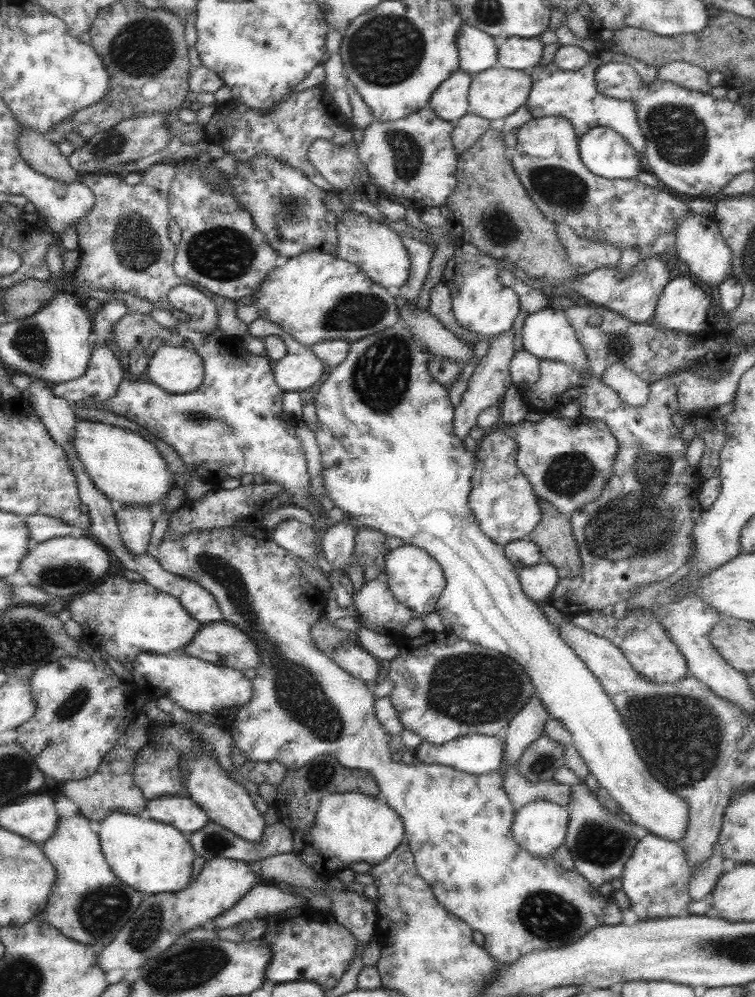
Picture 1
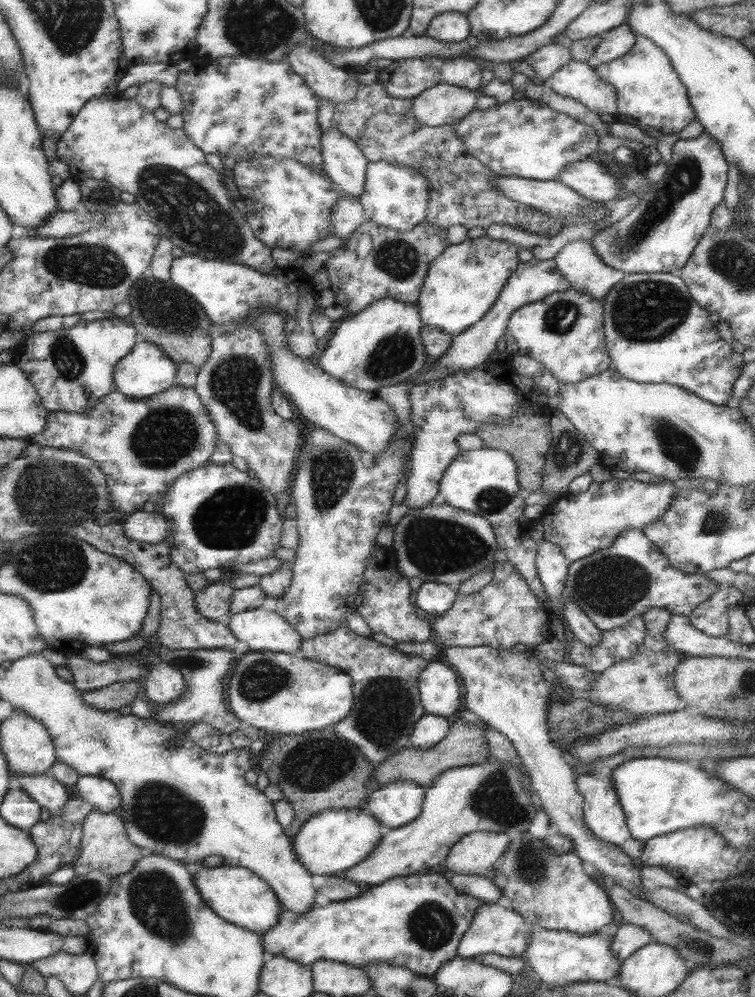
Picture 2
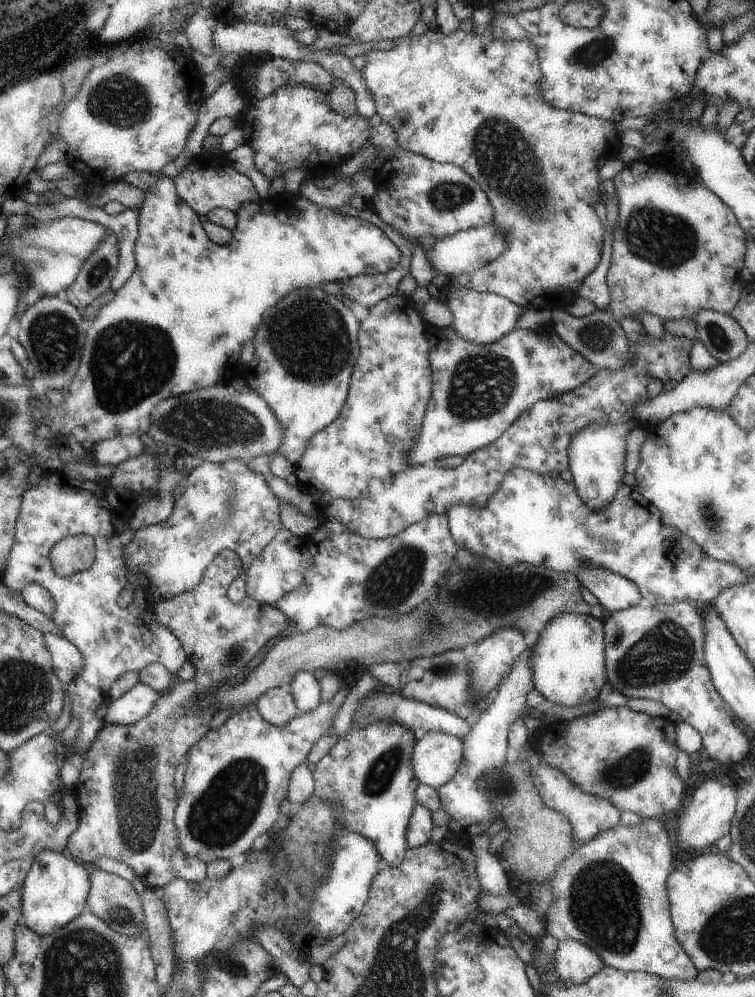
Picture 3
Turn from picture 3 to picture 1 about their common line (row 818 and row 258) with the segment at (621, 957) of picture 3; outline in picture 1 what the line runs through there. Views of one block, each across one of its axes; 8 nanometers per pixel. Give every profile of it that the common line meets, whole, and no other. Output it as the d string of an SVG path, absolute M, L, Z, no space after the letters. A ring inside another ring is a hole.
M647 258L647 260L639 260L625 274L625 278L623 278L623 274L619 274L617 266L615 268L597 268L585 276L579 276L575 284L559 286L559 292L563 292L563 290L577 292L577 296L581 298L583 304L615 312L615 314L631 320L633 324L651 324L651 320L655 316L655 306L657 306L659 294L669 280L671 280L671 276L669 276L669 268L665 266L665 262L659 258Z

